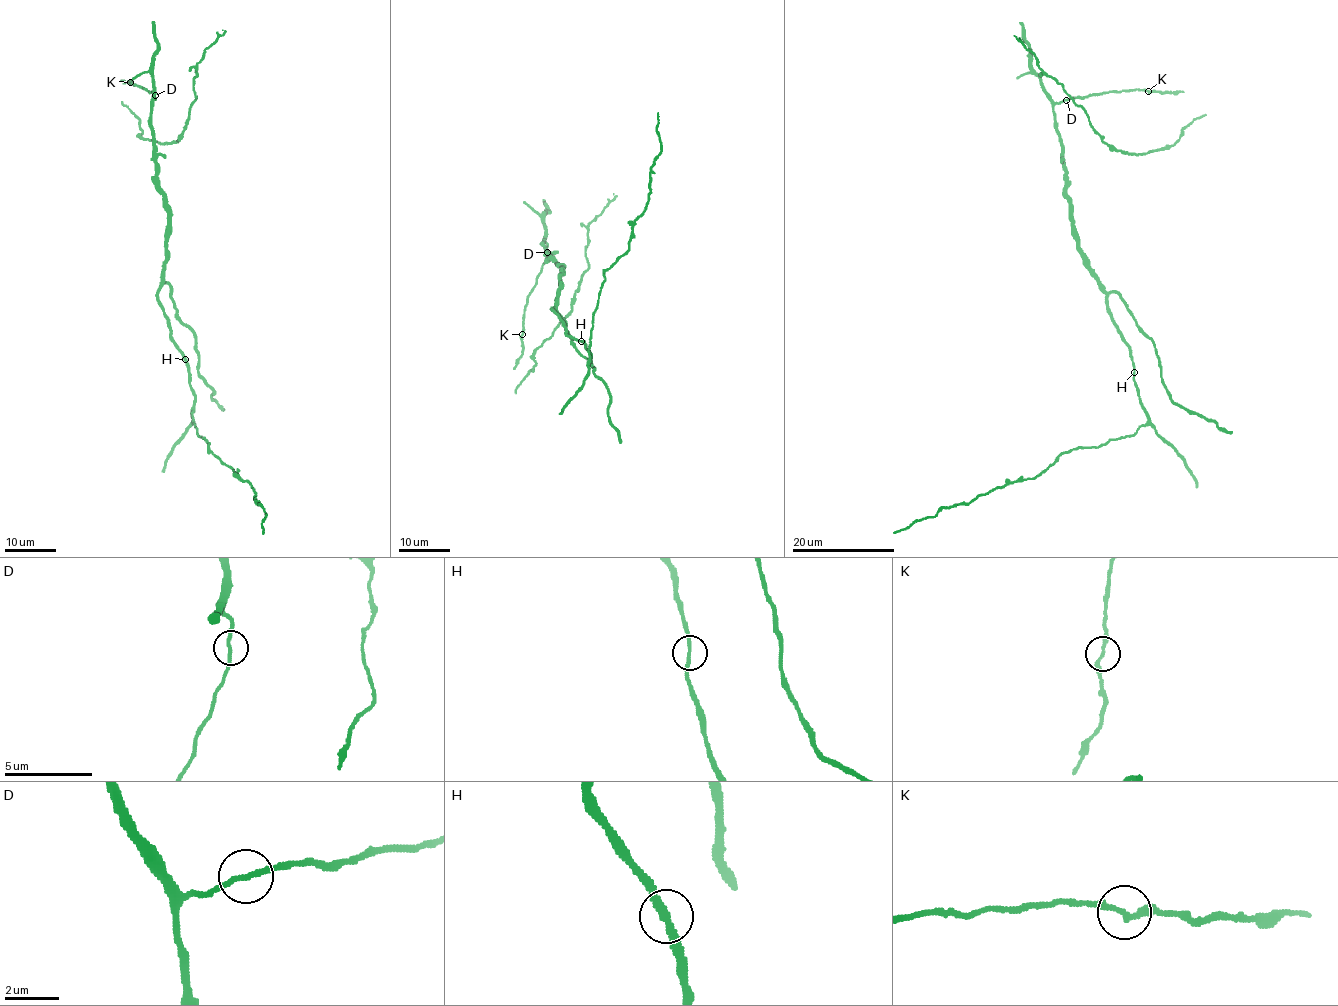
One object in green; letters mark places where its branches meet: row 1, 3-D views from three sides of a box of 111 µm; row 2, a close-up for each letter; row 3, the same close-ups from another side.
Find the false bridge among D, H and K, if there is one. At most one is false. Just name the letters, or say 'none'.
none

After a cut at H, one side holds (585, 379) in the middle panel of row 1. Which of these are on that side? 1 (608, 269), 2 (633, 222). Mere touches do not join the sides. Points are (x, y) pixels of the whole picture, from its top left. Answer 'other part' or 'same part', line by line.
1: same part
2: same part

